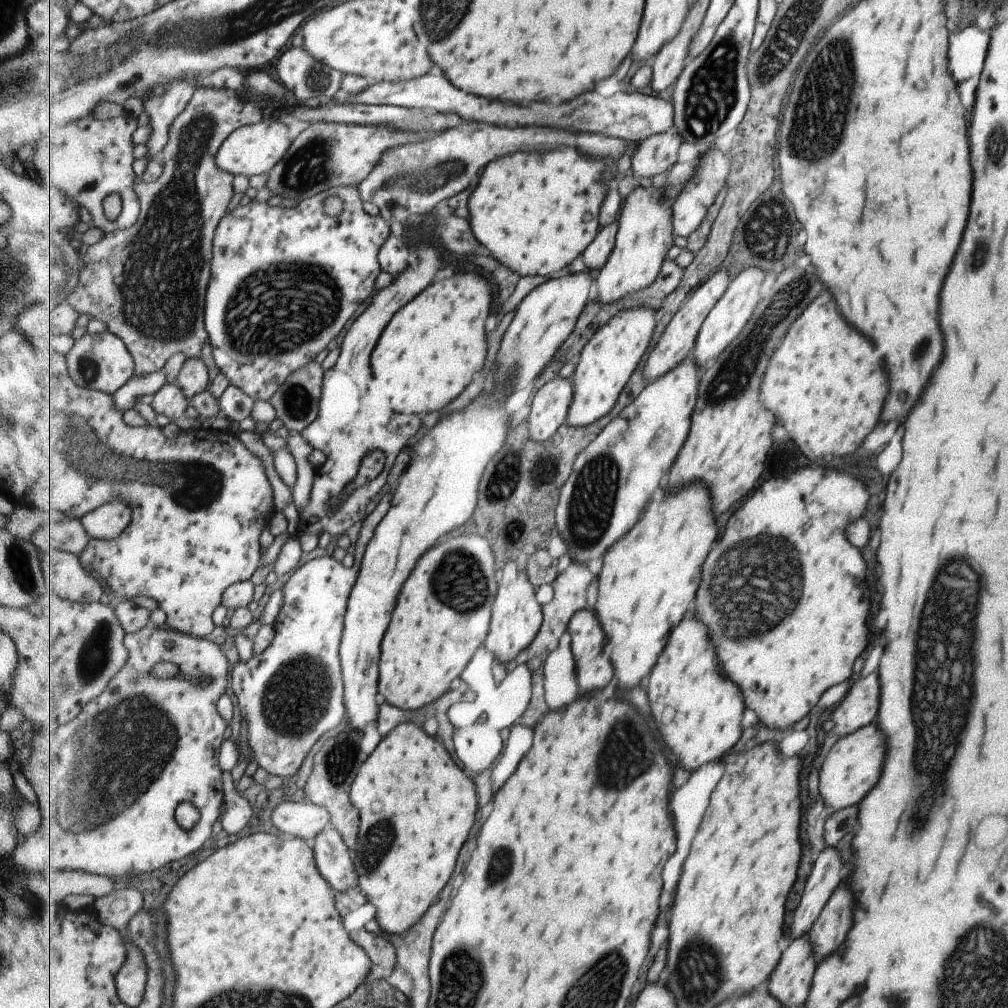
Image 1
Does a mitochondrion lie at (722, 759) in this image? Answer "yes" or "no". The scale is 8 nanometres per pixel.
no

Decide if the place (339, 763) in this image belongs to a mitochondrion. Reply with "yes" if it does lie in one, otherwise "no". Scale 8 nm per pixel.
yes

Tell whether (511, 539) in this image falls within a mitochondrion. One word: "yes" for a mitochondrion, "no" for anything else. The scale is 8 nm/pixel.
yes

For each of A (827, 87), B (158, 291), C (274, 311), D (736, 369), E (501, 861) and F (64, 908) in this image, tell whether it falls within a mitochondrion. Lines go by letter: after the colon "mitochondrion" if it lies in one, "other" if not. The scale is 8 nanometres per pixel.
A: mitochondrion
B: mitochondrion
C: mitochondrion
D: mitochondrion
E: mitochondrion
F: other

